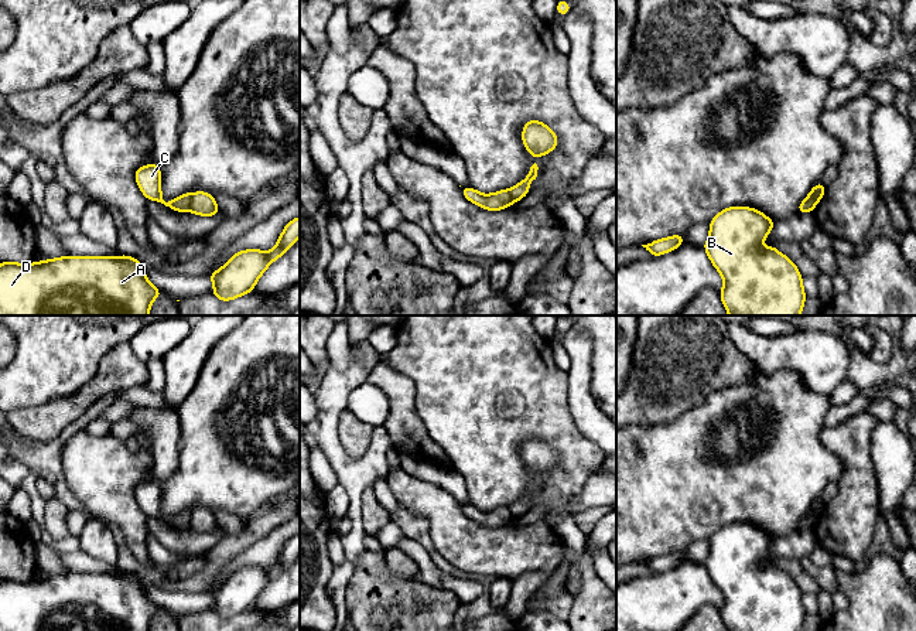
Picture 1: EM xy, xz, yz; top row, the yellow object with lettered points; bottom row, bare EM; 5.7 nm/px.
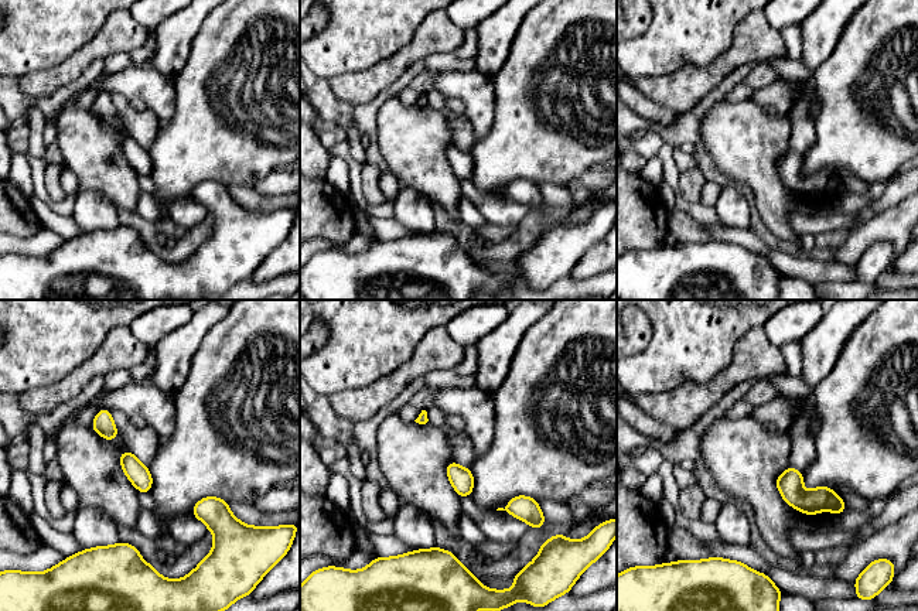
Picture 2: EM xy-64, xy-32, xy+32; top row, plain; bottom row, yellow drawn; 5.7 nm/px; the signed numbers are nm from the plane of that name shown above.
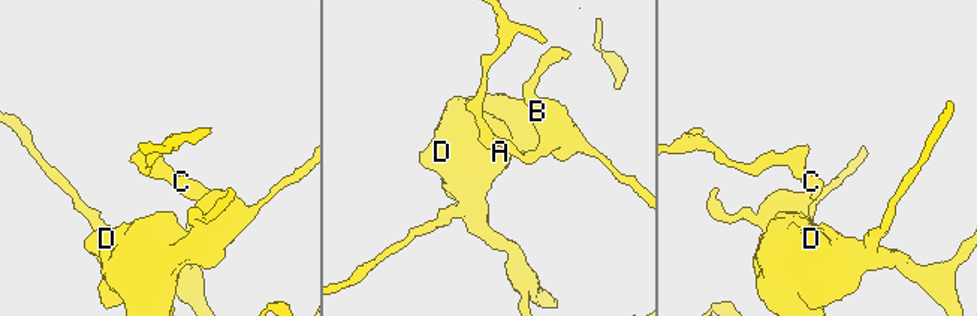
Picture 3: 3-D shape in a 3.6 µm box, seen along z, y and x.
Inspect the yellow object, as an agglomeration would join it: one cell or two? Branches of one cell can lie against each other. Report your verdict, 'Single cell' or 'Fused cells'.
Fused cells

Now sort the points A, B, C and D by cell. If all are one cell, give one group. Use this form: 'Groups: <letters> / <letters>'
Groups: A B D / C

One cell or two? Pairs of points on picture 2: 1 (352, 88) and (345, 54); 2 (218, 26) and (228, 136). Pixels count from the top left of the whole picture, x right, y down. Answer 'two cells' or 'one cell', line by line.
1: two cells
2: one cell

